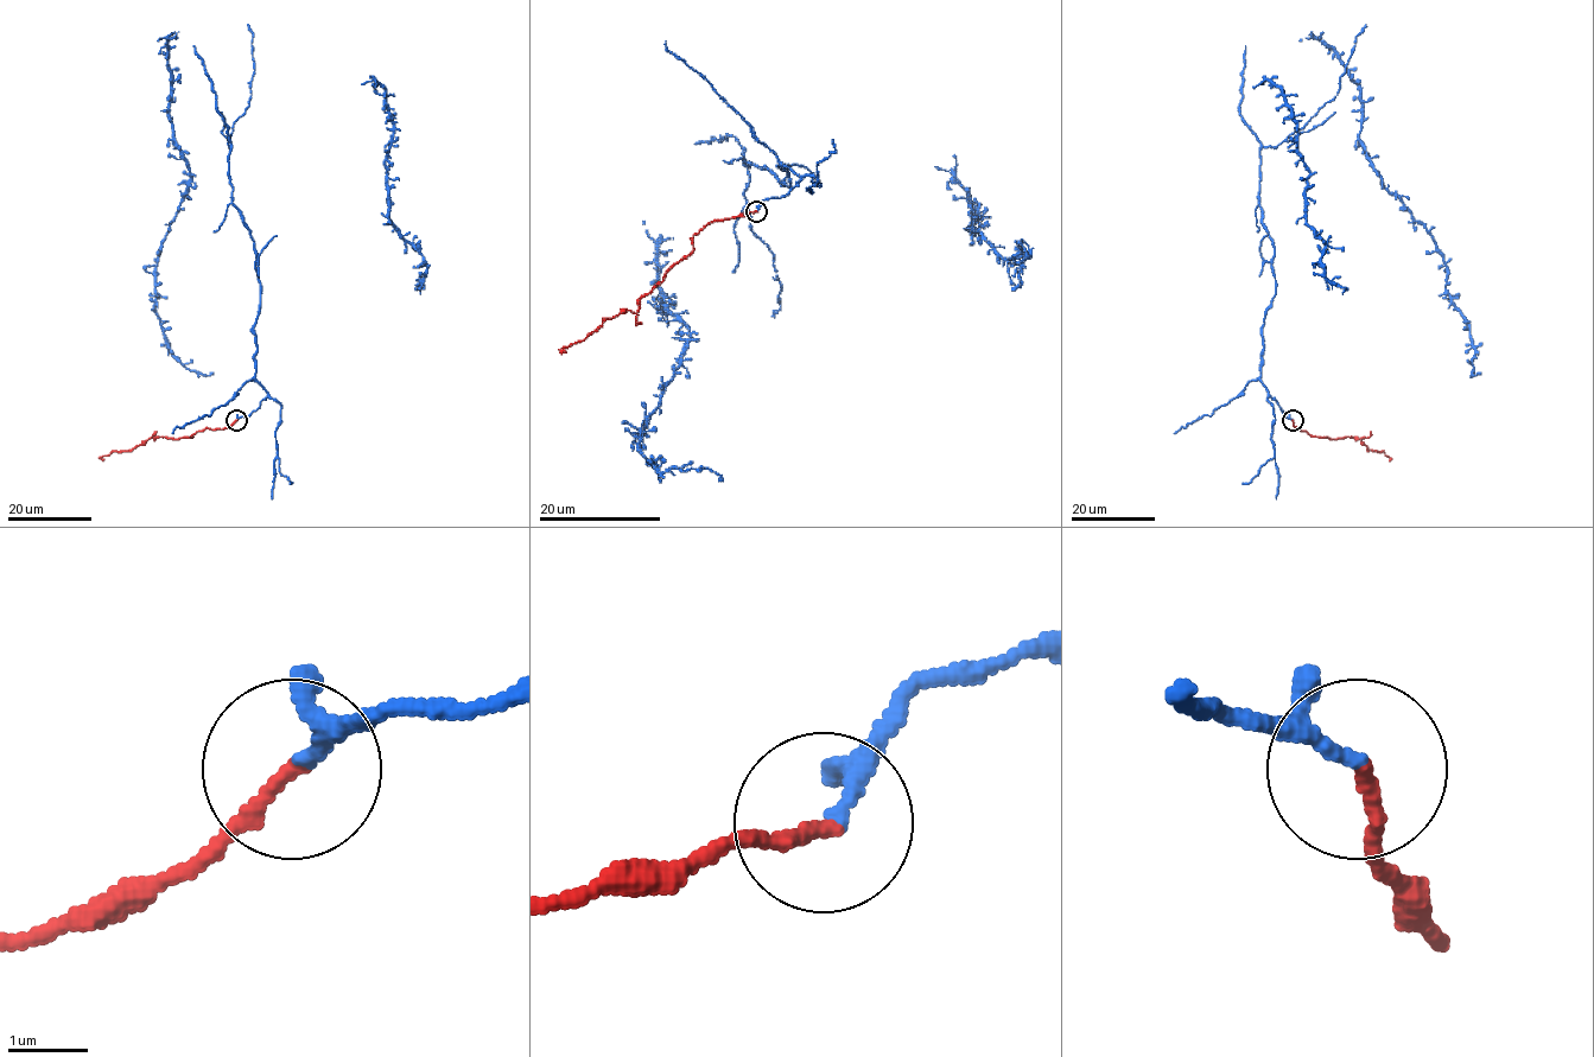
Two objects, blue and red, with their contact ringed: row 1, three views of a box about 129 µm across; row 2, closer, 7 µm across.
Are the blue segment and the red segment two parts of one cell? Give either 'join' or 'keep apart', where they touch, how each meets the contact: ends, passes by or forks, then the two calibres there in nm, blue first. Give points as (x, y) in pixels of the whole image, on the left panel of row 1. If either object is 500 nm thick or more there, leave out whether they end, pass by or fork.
join; at (236, 420); blue passes by; red ends there; 140 nm thick on the blue side, 190 nm on the other

